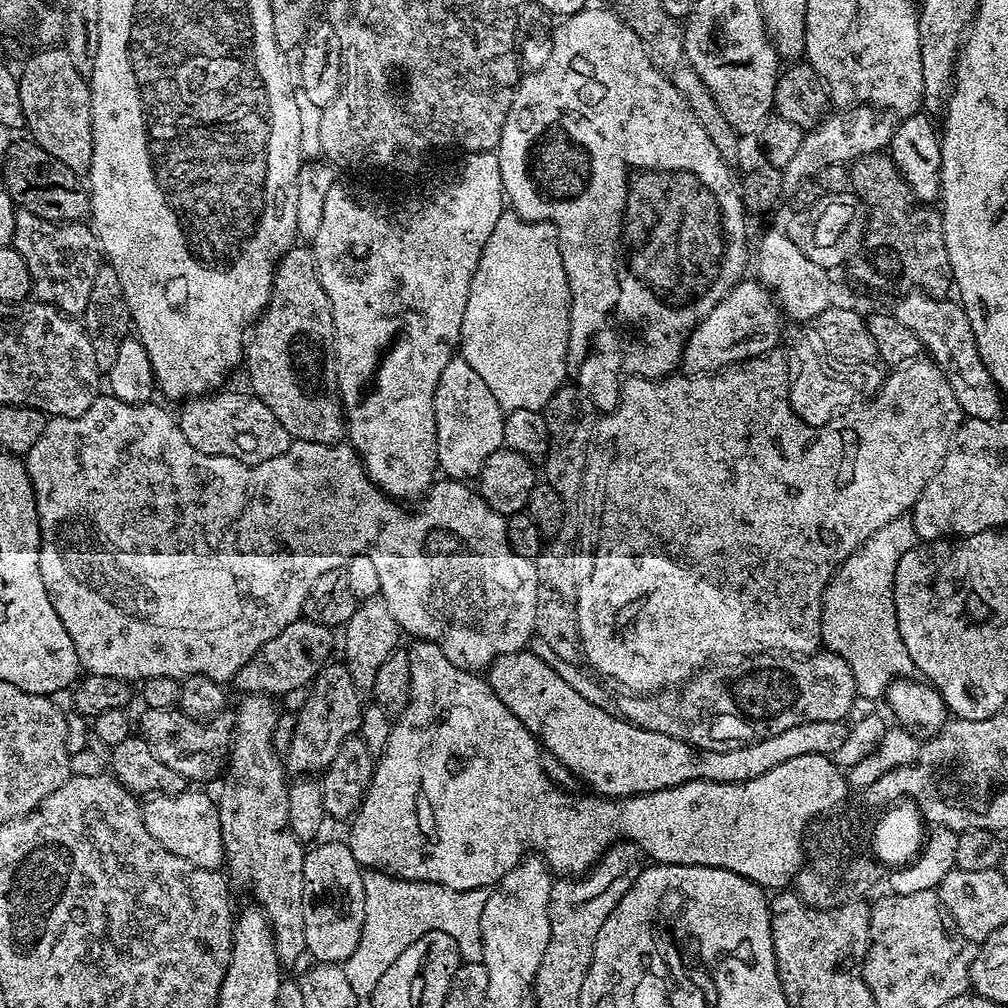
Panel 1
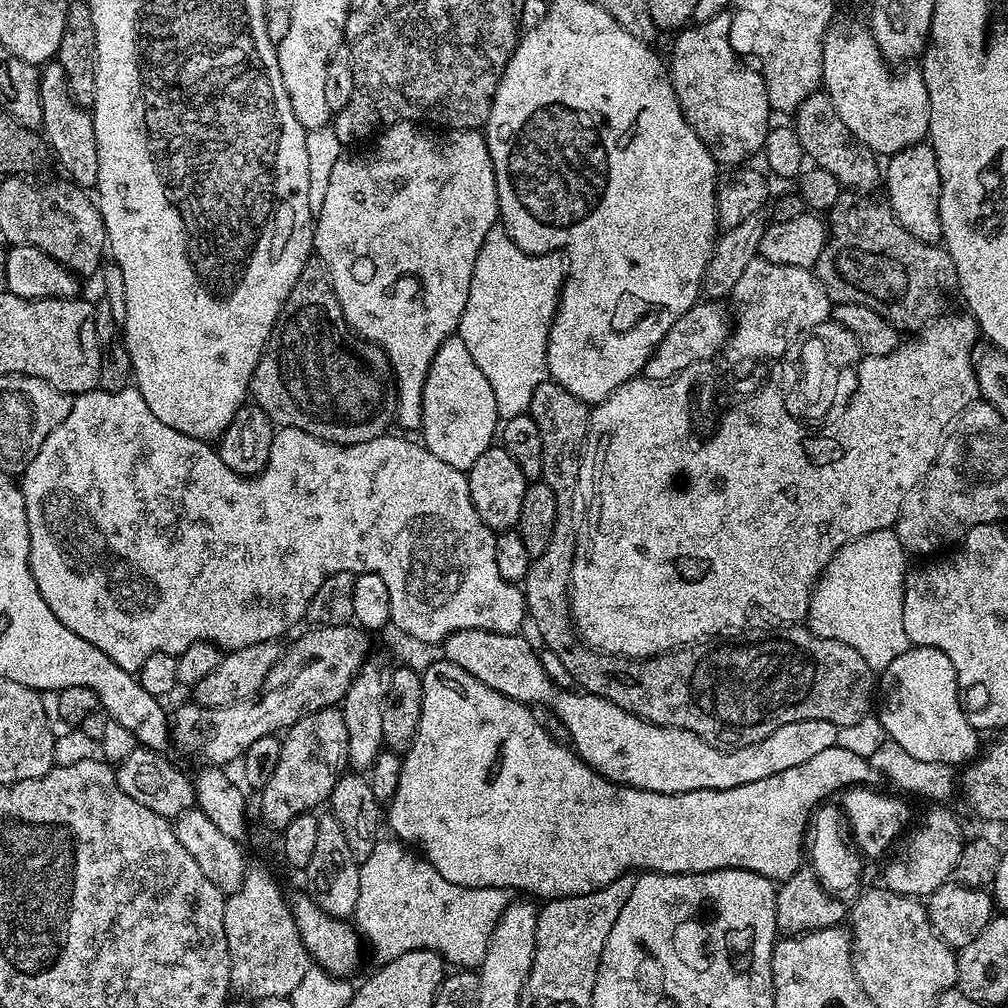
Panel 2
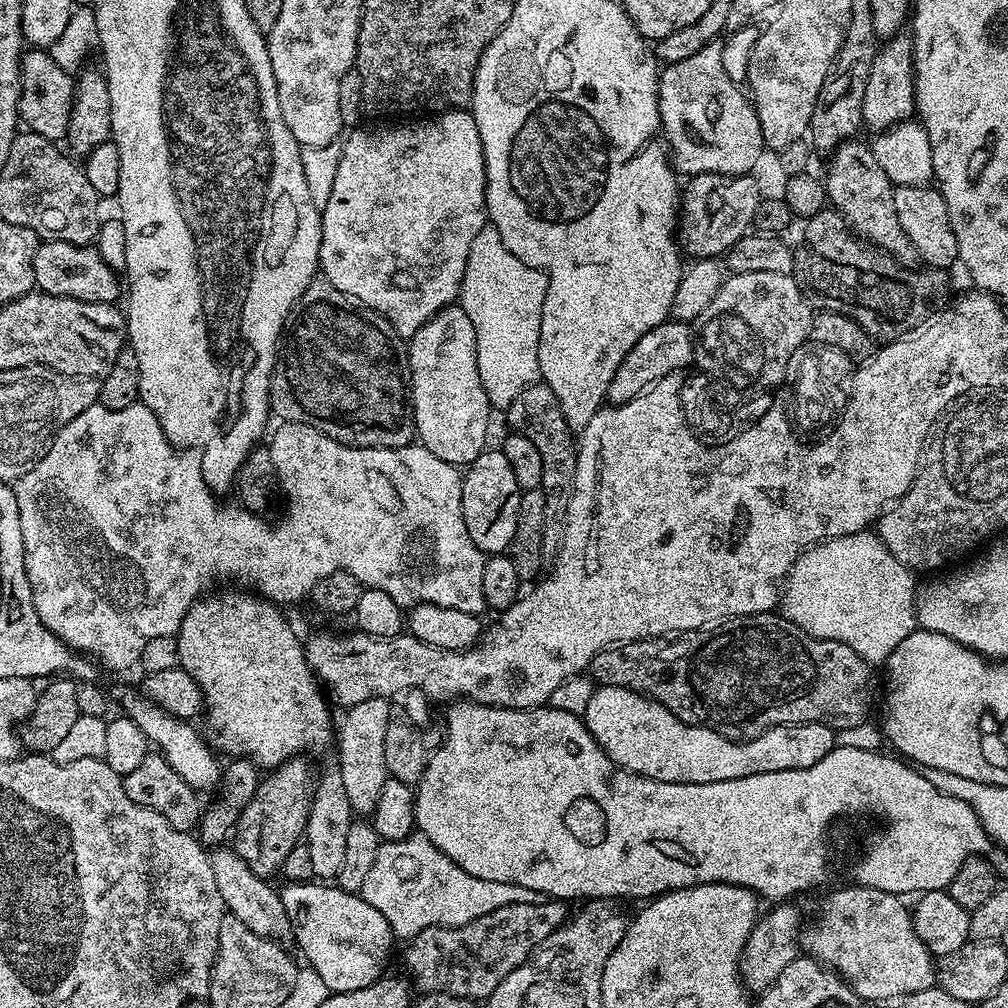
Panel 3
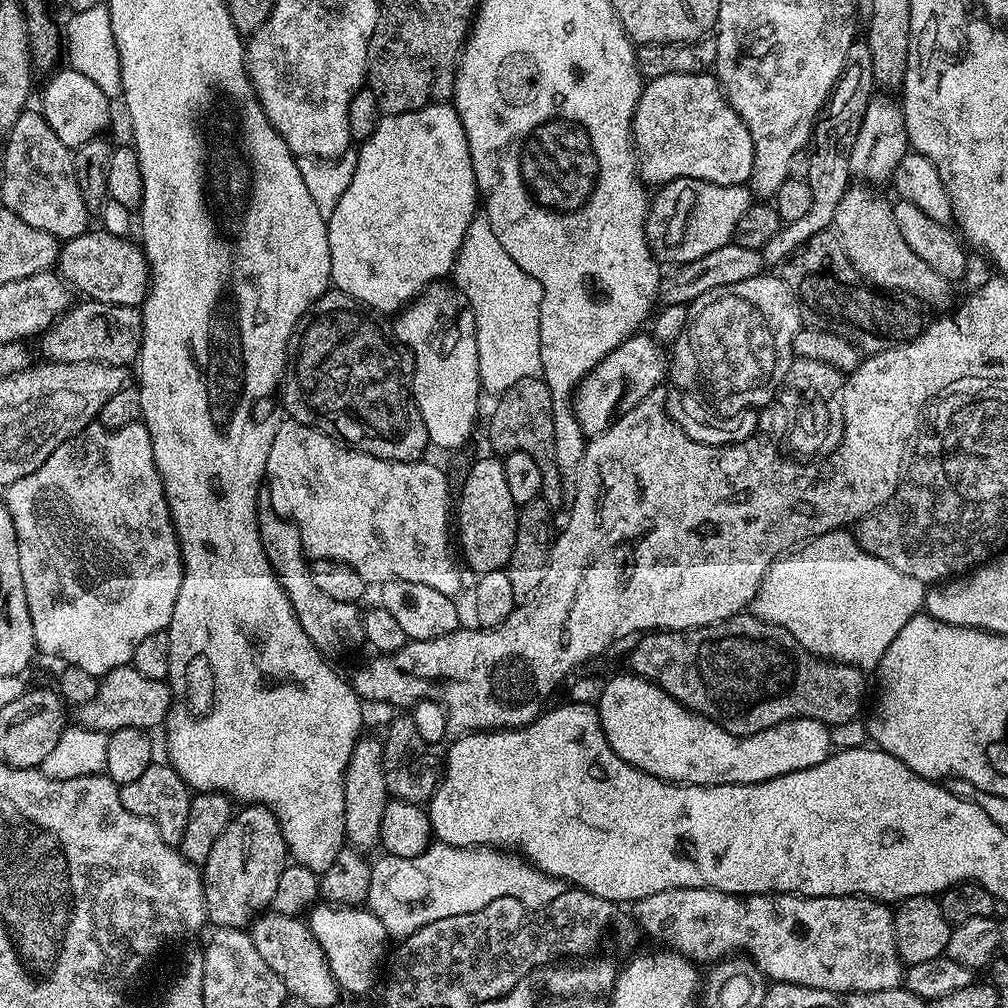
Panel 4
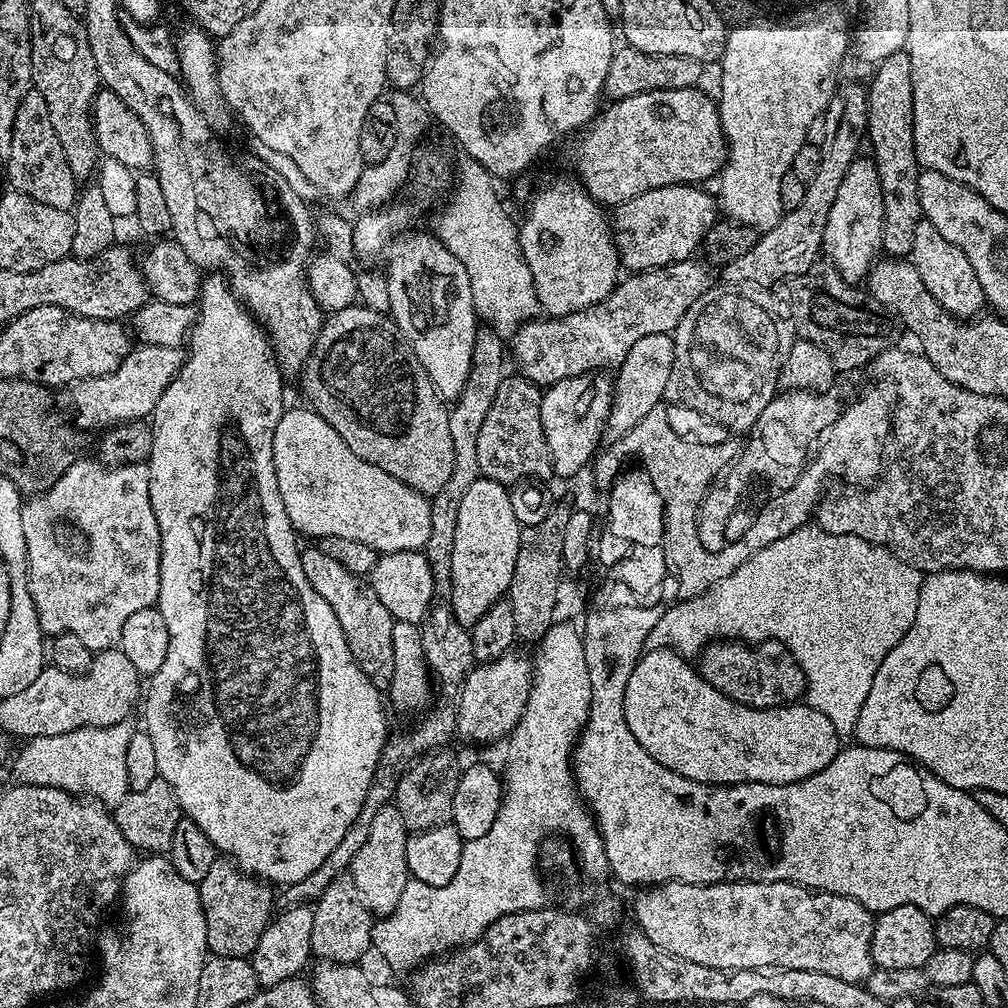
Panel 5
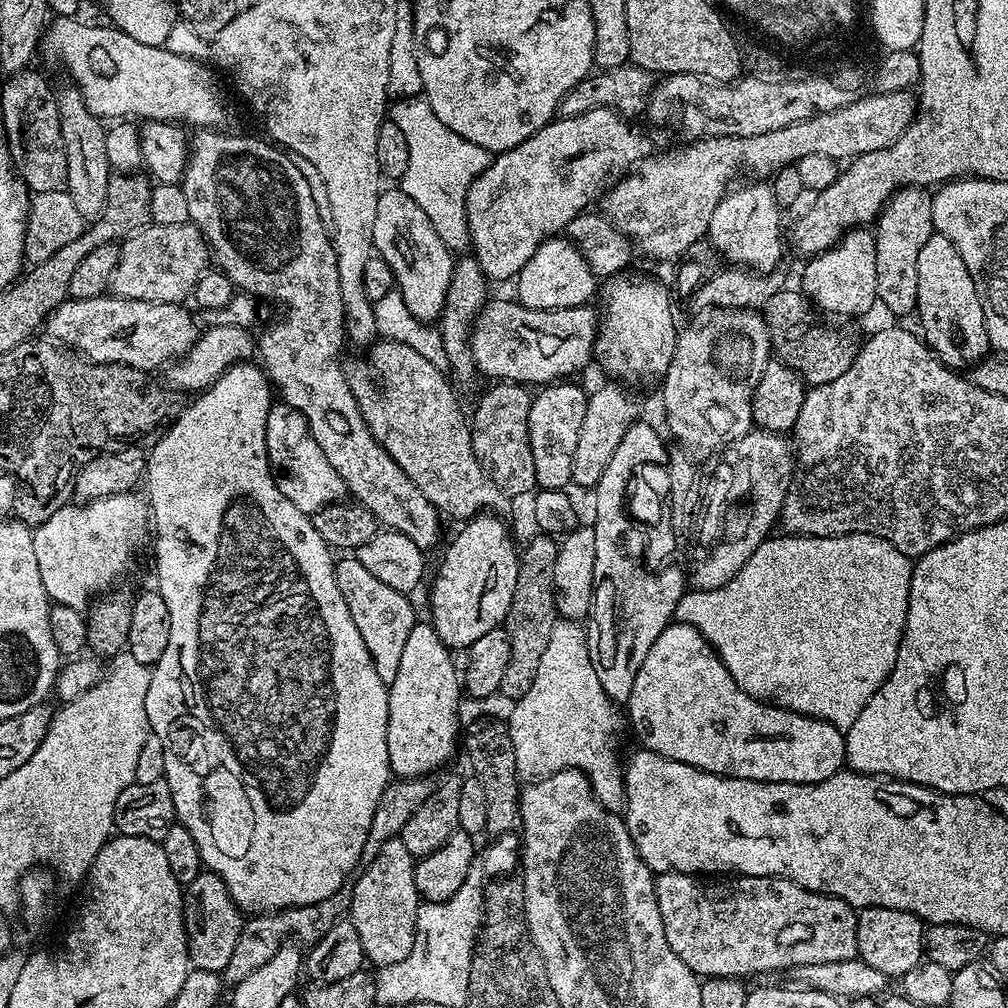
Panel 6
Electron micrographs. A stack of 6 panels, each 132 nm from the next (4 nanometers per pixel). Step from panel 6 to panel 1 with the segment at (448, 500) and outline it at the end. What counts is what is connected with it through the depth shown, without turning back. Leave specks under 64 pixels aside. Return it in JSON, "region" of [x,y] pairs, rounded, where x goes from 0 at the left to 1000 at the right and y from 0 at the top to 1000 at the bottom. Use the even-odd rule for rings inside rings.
{"region":[[[291,244],[274,260],[274,271],[270,277],[270,291],[266,302],[249,322],[244,337],[244,365],[249,392],[255,393],[261,401],[268,403],[268,411],[284,423],[291,437],[332,440],[343,433],[341,402],[335,384],[333,368],[333,328],[331,312],[323,288],[315,276],[313,254],[309,245]]]}

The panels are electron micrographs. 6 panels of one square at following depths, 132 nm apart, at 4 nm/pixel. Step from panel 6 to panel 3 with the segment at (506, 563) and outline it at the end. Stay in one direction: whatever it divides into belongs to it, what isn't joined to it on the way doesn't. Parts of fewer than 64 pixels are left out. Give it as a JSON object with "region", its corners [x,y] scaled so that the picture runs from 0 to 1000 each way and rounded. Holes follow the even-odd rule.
{"region":[[[481,446],[459,465],[458,514],[470,542],[474,542],[476,548],[500,550],[507,545],[510,526],[514,522],[517,487],[514,474],[510,474],[510,465],[499,446]]]}

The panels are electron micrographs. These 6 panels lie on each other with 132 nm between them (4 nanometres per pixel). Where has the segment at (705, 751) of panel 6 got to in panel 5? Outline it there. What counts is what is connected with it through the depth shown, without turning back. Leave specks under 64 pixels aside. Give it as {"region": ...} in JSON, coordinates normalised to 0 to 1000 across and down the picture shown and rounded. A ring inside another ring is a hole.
{"region":[[[665,643],[642,644],[621,677],[621,720],[633,732],[633,740],[661,764],[697,778],[787,778],[796,776],[823,760],[835,741],[835,731],[823,720],[819,708],[812,708],[800,696],[777,702],[747,702],[728,696],[696,673],[682,654]]]}

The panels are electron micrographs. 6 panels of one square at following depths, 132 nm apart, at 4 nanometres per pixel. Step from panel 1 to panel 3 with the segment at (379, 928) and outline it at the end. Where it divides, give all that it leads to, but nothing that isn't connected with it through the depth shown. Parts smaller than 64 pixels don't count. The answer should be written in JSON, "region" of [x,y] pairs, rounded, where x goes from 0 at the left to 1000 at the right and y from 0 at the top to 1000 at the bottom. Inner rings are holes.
{"region":[[[420,827],[378,836],[356,888],[383,911],[393,931],[408,931],[424,921],[453,921],[503,897],[535,897],[538,892],[537,886],[522,883],[522,879],[486,875],[462,867],[458,859],[436,845]]]}

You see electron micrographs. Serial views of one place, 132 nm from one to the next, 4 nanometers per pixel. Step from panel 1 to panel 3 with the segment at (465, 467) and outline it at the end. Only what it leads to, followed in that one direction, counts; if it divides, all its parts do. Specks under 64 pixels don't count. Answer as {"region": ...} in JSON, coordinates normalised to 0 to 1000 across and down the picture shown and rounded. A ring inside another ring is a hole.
{"region":[[[449,300],[427,319],[419,322],[403,341],[405,347],[405,368],[407,370],[407,392],[409,410],[413,416],[413,433],[427,450],[435,450],[438,458],[446,458],[453,462],[463,462],[476,453],[481,447],[484,437],[484,416],[490,412],[490,406],[484,400],[484,392],[478,383],[478,375],[474,371],[474,355],[472,354],[472,332],[470,319],[462,312],[455,301]]]}

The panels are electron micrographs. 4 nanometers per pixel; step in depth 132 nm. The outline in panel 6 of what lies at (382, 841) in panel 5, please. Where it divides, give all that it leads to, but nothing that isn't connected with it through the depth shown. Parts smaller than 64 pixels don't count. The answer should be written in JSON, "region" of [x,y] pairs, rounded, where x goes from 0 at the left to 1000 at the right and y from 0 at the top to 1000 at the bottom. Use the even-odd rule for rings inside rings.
{"region":[[[394,831],[385,833],[383,839],[375,843],[375,851],[364,854],[360,861],[349,877],[347,902],[347,914],[355,930],[359,931],[359,942],[373,958],[399,954],[399,950],[403,950],[411,938],[413,908],[419,896],[411,879],[413,853]]]}

